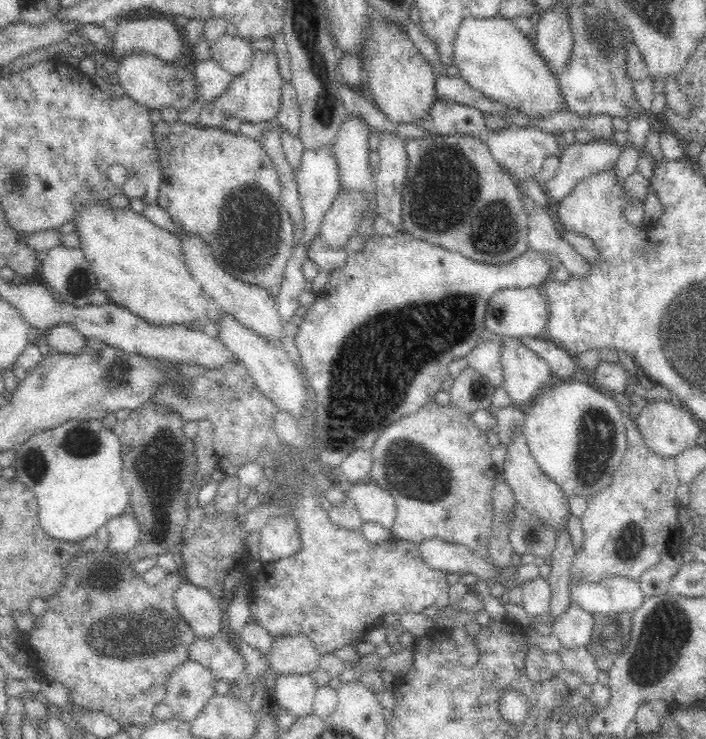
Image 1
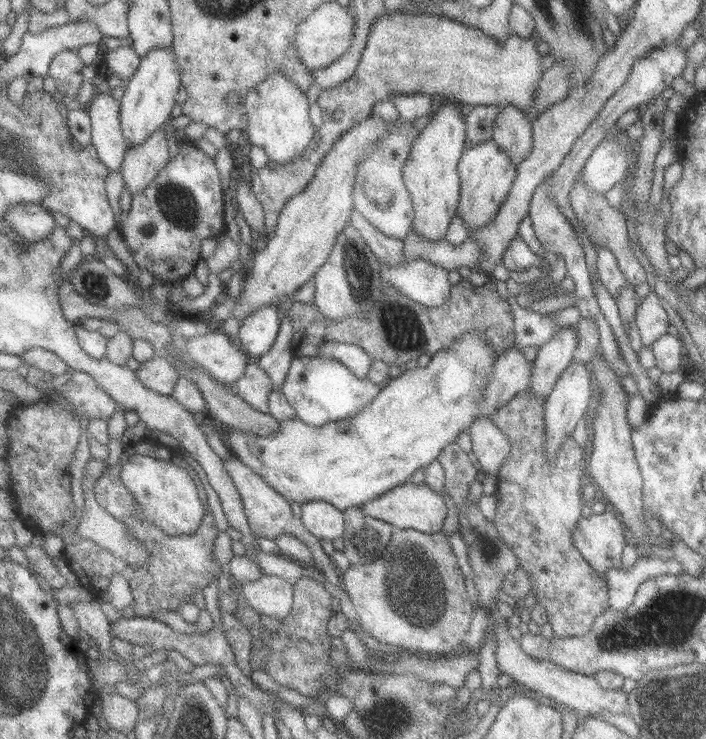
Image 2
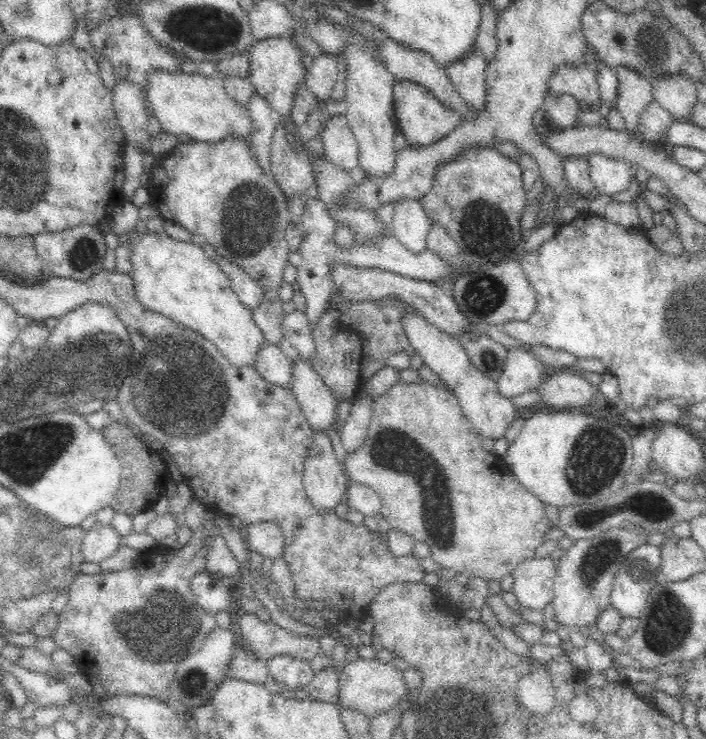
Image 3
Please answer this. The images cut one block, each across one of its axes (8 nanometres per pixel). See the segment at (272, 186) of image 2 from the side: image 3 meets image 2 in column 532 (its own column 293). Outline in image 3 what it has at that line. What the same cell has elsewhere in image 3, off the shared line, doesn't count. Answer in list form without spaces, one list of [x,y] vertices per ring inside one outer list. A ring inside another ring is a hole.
[[[291,37],[266,38],[253,42],[248,48],[249,81],[252,88],[283,118],[290,117],[295,92],[300,81],[305,80],[308,59]]]

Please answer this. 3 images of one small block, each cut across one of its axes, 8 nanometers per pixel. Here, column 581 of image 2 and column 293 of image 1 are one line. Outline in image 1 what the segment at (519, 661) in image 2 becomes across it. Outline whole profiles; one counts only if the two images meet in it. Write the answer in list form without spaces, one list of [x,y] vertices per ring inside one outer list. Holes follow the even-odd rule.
[[[276,675],[269,694],[272,705],[280,705],[296,719],[312,714],[317,686],[310,675]]]

